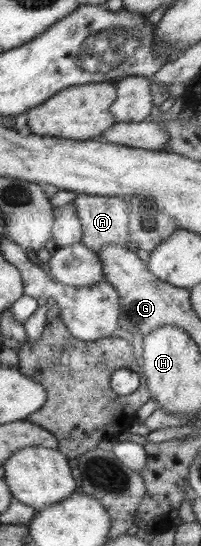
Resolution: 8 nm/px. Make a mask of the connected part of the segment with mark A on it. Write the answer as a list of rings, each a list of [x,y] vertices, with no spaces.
[[[77,193],[73,200],[82,227],[81,243],[97,252],[106,245],[127,247],[129,203],[127,197]]]

